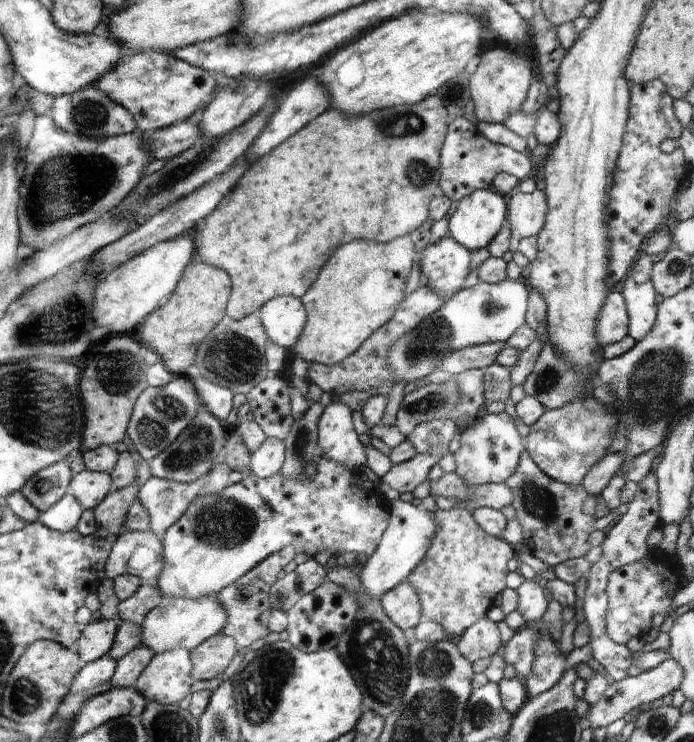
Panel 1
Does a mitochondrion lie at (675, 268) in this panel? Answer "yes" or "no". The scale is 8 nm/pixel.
yes

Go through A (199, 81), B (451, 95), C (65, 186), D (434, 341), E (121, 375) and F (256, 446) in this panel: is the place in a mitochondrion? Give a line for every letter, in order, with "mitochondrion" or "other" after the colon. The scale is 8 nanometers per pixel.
A: other
B: other
C: mitochondrion
D: mitochondrion
E: mitochondrion
F: other

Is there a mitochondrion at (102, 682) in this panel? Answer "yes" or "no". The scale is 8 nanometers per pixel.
no

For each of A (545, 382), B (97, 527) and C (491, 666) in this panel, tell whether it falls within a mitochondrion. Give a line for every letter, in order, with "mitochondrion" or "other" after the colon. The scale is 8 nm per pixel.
A: mitochondrion
B: other
C: other

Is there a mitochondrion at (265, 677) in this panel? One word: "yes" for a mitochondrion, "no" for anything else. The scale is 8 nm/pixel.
yes

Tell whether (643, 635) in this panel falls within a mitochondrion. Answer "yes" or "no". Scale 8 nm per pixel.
no

